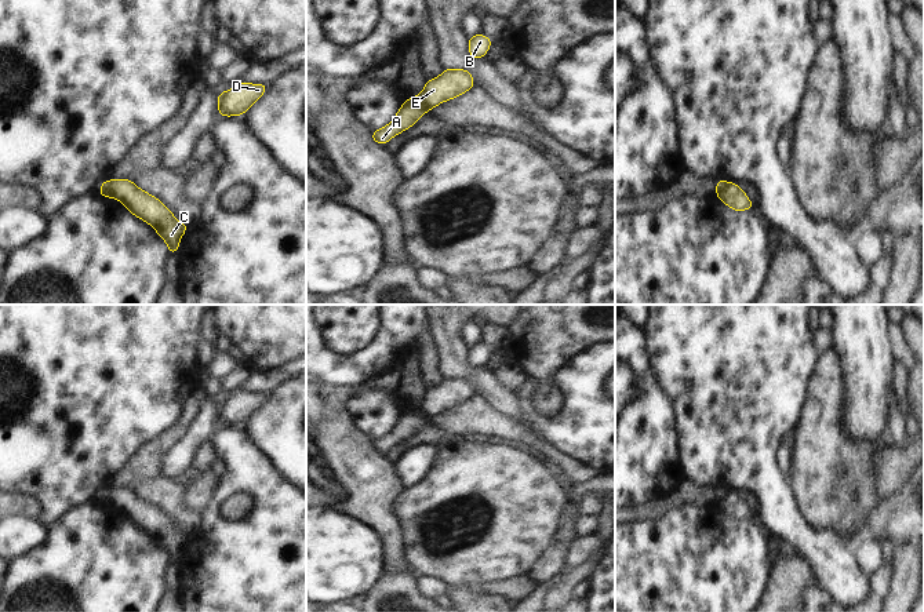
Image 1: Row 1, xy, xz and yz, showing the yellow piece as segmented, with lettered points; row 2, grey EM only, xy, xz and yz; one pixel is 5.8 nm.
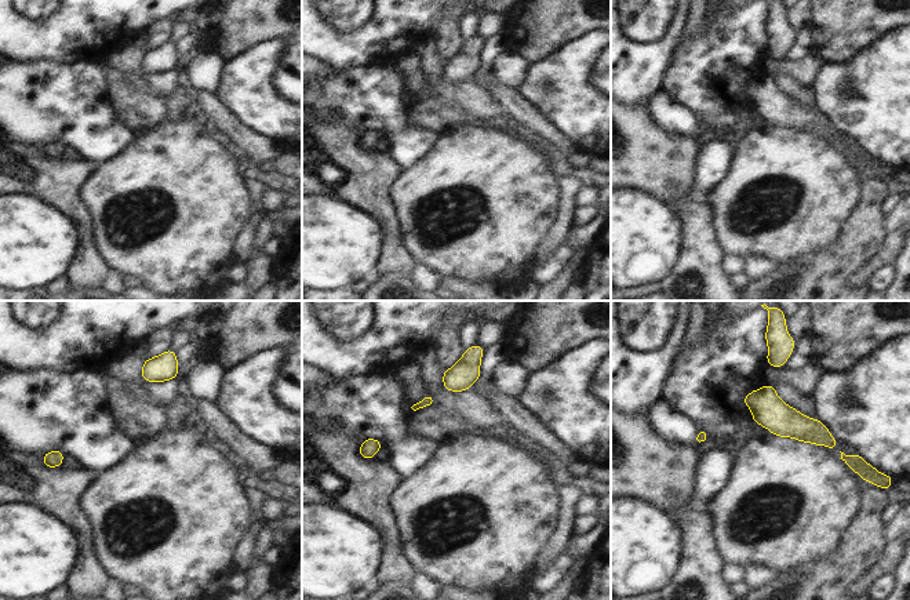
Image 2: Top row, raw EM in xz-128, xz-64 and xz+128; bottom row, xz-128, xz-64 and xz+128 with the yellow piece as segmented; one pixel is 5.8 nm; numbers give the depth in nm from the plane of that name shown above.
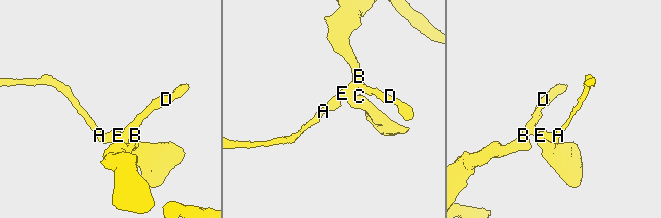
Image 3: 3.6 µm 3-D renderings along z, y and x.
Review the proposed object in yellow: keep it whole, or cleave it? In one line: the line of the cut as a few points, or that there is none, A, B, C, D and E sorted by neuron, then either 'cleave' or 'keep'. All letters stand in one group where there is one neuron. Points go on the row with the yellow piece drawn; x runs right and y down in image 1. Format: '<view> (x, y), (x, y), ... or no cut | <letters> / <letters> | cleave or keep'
xz (411, 98), (428, 110) | A / B C D E | cleave

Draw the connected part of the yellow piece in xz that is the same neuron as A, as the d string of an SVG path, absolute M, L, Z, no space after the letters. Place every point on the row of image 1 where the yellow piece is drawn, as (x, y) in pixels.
M407 98L386 127L372 131L372 141L379 145L386 145L393 136L412 127L426 112L429 110L425 106L415 103L412 98Z

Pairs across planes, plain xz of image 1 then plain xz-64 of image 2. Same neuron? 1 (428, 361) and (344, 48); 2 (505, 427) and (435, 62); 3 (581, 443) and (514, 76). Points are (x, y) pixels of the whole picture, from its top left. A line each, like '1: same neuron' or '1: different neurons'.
1: different neurons
2: same neuron
3: different neurons

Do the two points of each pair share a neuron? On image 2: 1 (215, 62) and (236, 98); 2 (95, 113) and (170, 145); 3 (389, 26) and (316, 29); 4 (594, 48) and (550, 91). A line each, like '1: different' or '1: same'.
1: different
2: different
3: same
4: same

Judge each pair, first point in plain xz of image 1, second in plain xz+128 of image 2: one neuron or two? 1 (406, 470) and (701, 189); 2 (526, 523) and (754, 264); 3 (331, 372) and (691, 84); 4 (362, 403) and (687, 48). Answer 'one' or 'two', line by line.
1: one
2: two
3: two
4: two

